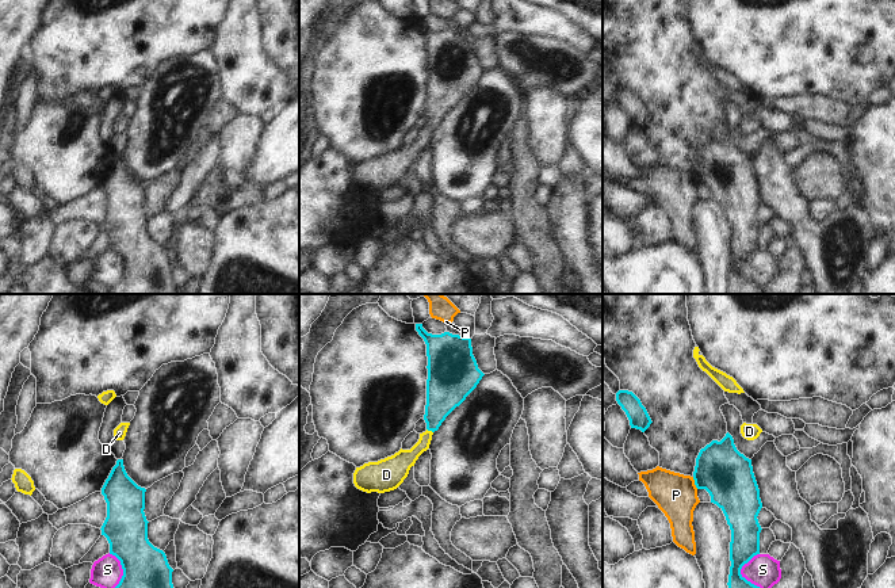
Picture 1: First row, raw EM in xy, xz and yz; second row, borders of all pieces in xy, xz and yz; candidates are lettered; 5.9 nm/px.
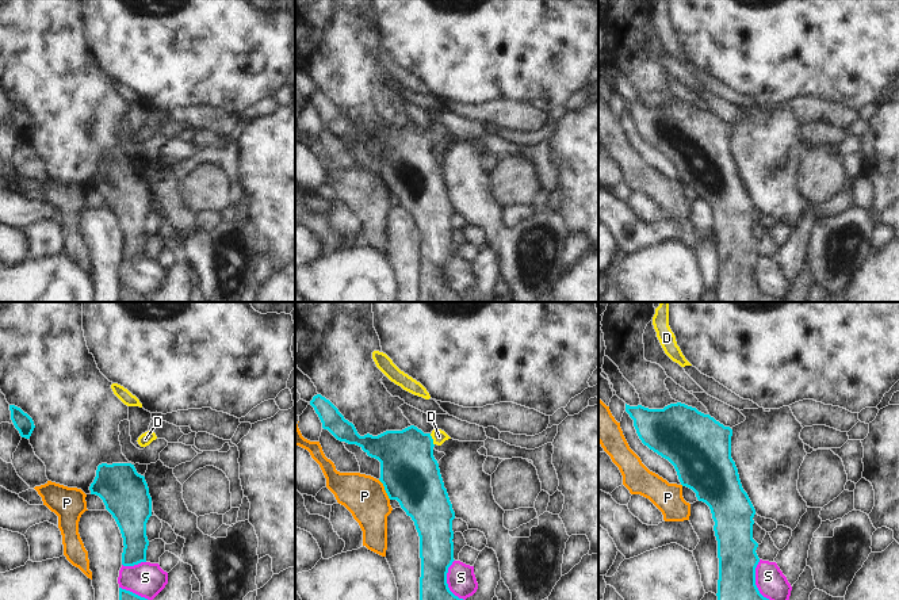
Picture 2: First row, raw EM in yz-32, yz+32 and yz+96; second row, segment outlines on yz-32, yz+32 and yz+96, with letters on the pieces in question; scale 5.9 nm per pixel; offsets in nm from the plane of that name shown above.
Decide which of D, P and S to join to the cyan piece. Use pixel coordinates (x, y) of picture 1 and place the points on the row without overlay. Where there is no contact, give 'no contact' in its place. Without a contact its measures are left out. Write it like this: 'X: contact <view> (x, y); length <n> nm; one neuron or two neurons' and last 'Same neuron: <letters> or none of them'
D: contact xz (429, 126); length 50 nm; one neuron
P: contact yz (695, 179); length 80 nm; two neurons
S: contact yz (741, 271); length 240 nm; two neurons
Same neuron: D

